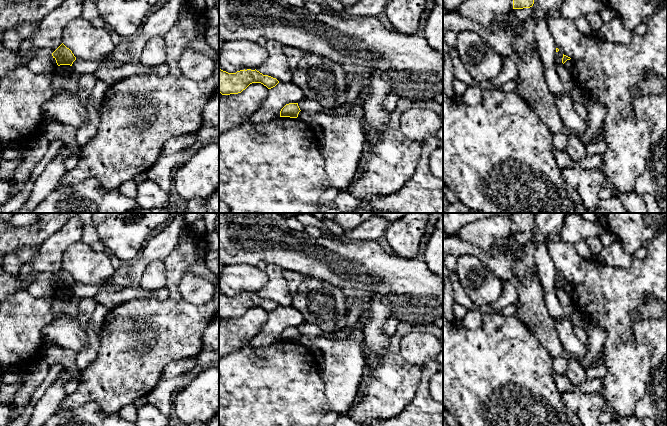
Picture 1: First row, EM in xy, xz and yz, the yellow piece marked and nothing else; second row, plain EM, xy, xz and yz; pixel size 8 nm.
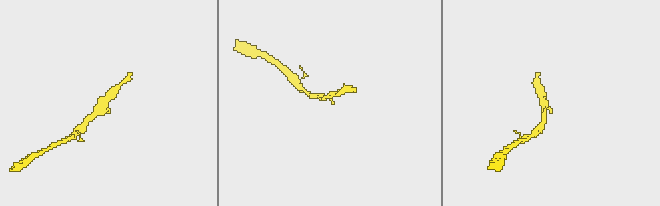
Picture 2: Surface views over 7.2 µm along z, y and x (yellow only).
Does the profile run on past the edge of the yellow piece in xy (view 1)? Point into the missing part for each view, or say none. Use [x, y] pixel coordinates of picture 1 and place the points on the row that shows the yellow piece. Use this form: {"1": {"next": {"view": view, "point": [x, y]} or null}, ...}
{"1": {"next": null}}

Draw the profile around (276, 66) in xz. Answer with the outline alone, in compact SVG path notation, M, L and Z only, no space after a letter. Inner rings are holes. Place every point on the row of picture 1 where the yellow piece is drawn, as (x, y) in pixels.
M267 40L265 46L269 53L269 58L256 68L263 75L276 78L279 82L288 83L292 81L292 70L288 64L288 59L283 52L283 44L276 40Z

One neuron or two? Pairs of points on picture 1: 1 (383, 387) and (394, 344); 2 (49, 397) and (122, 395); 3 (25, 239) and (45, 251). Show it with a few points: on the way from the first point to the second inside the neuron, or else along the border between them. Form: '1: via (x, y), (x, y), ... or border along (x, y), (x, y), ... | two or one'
1: via (391, 376), (393, 355) | one
2: border along (67, 395), (57, 409) | two
3: border along (57, 231), (52, 233), (39, 246) | two

